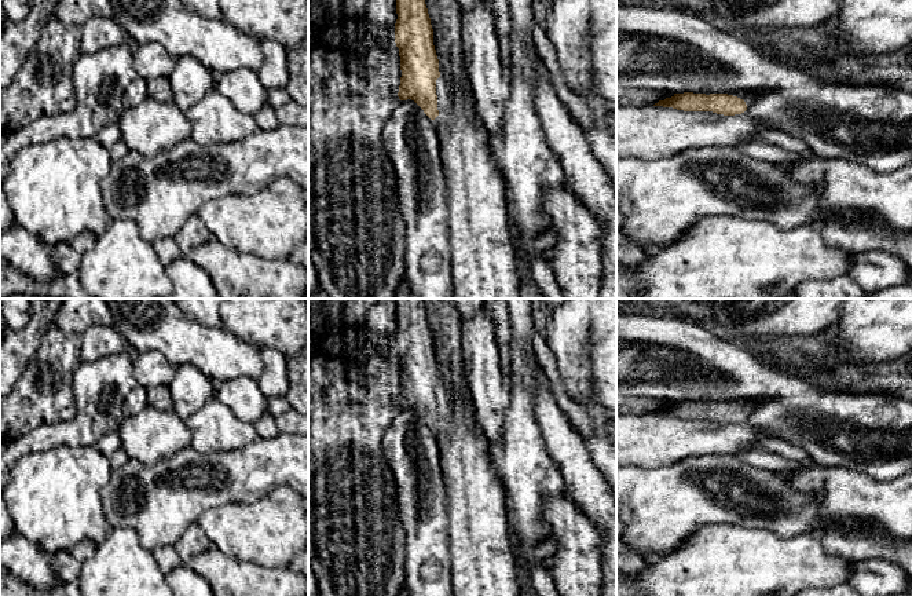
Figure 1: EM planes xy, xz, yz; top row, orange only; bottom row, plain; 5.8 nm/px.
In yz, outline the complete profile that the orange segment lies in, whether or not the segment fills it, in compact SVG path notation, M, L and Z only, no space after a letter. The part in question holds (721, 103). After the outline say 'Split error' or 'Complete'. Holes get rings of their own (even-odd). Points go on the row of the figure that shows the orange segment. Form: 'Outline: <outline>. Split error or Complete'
Outline: M754 92L744 94L741 98L728 94L674 94L671 98L659 100L653 106L673 107L684 111L713 111L724 116L741 114L755 98Z. Split error

